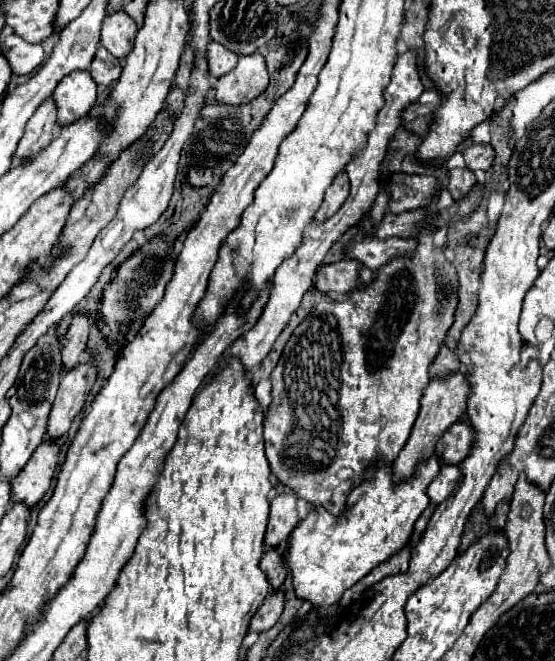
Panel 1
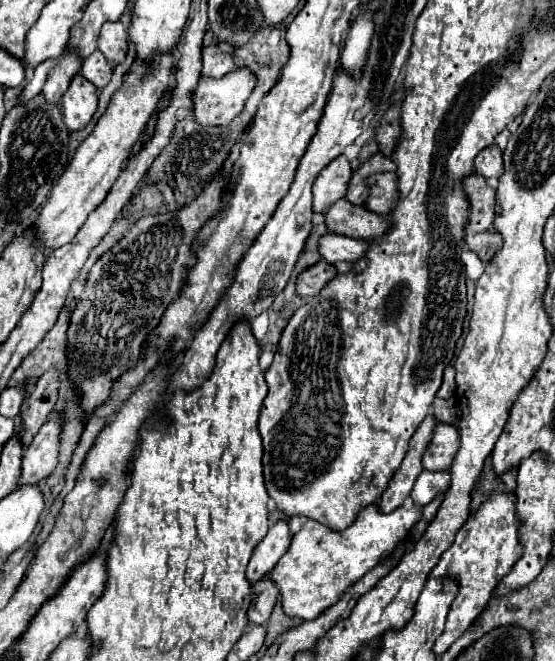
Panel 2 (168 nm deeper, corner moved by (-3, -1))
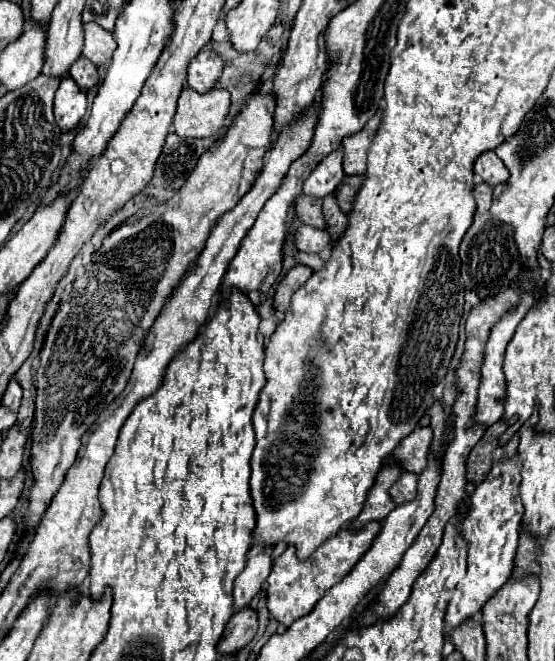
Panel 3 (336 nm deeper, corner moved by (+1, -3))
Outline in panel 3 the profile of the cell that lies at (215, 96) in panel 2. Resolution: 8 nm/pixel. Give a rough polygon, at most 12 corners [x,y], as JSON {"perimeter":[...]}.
{"perimeter":[[184,88],[174,132],[182,138],[218,134],[230,92]]}

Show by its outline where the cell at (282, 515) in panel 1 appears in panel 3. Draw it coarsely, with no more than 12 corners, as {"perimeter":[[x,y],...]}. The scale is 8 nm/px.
{"perimeter":[[268,550],[248,554],[234,582],[236,610],[250,604],[272,570]]}

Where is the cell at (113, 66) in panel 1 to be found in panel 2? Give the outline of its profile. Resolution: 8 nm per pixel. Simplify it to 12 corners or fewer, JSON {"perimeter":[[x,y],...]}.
{"perimeter":[[102,52],[82,62],[82,74],[98,90],[112,78],[112,66]]}

